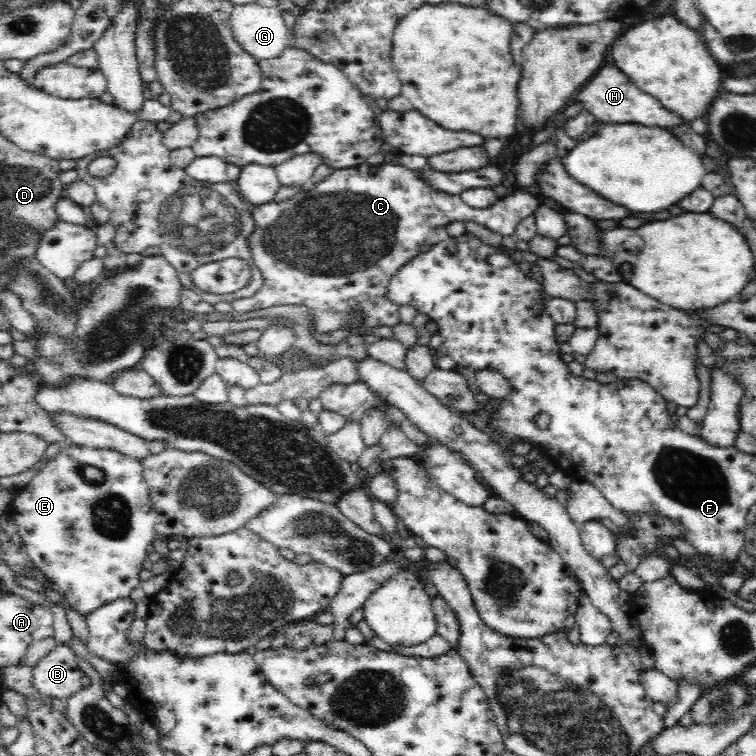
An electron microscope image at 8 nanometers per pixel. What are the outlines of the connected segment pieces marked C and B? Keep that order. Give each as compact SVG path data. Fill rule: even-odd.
M391 162L382 163L380 166L372 166L368 163L360 164L356 167L340 169L332 172L330 176L324 178L321 182L315 185L309 185L309 187L301 192L298 192L295 196L292 196L289 200L284 202L268 202L267 204L258 205L251 213L254 219L256 228L255 231L249 236L248 246L252 251L252 261L254 264L254 270L263 277L262 286L259 291L256 291L252 296L241 299L237 298L231 302L234 310L239 314L247 313L253 310L262 310L263 308L270 308L271 306L300 306L303 304L306 308L311 310L313 316L313 322L315 322L315 330L318 332L332 332L333 330L340 330L352 327L364 327L373 328L377 326L396 326L400 320L400 314L398 313L398 305L392 303L390 299L386 299L386 290L388 290L388 280L404 267L410 260L416 259L416 256L421 254L420 246L424 244L424 237L428 234L429 229L440 228L440 226L446 226L454 220L460 220L460 222L476 222L480 226L486 226L488 230L500 234L504 238L506 236L513 236L515 234L516 226L520 224L521 220L524 220L527 216L534 214L535 210L541 206L537 196L528 194L526 190L515 191L505 197L500 198L495 204L492 204L489 208L476 209L467 206L459 195L450 195L446 192L439 192L433 190L431 185L422 179L414 170L408 170L404 166L396 165ZM354 311L356 315L360 315L362 320L358 324L348 324L345 320L345 316Z
M58 644L34 666L32 686L43 697L60 698L60 700L66 701L69 696L82 690L81 678L84 676L85 674L79 669L74 652L69 645Z

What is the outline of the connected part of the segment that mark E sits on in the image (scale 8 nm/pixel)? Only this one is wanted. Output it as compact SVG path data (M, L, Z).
M80 445L61 448L60 452L54 458L48 460L45 466L42 466L42 469L26 486L15 490L12 504L6 514L14 518L14 522L17 524L15 538L24 545L24 550L28 553L29 558L32 559L32 563L59 587L59 590L65 595L68 604L80 615L94 612L100 606L111 604L114 600L129 597L132 589L139 586L140 577L138 575L142 570L142 562L146 560L148 555L146 548L150 546L150 543L155 538L154 520L157 512L149 499L149 488L144 482L142 465L135 458L104 448L88 448Z

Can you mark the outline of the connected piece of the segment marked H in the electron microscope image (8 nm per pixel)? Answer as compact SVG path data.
M605 65L598 68L594 78L590 78L582 88L574 95L574 102L582 104L583 109L592 113L598 122L606 124L642 124L644 126L656 126L659 128L677 128L683 123L682 117L674 111L668 111L662 107L662 103L654 96L648 96L646 92L638 90L625 74L614 65Z

